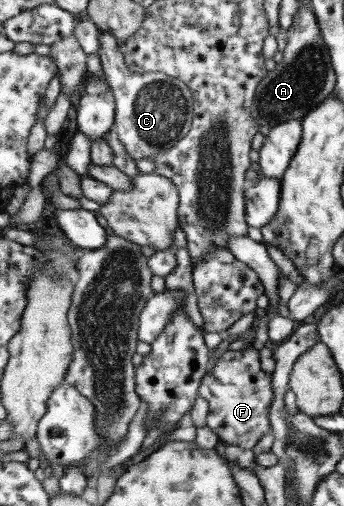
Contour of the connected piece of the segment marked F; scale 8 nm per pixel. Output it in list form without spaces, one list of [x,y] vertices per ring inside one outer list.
[[[254,346],[239,350],[226,350],[216,366],[204,377],[200,396],[209,402],[208,427],[220,440],[236,445],[249,454],[252,448],[272,431],[268,414],[274,402],[273,373],[262,370],[260,354]]]

